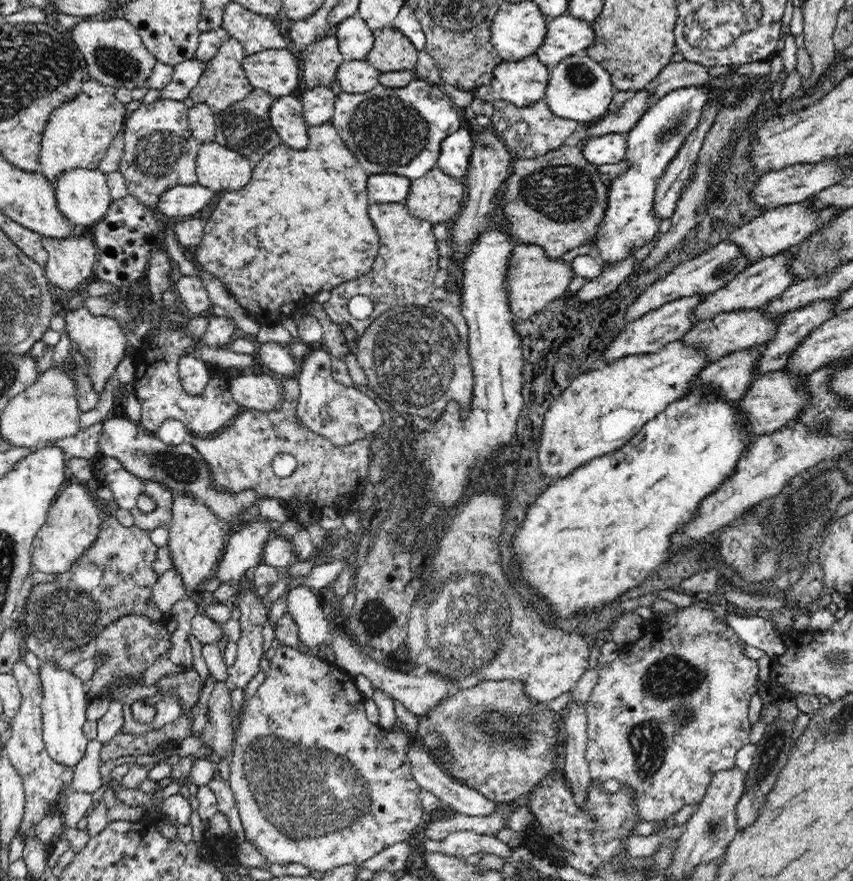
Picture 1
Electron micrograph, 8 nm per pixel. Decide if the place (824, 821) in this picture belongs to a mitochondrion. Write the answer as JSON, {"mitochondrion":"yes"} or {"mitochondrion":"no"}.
{"mitochondrion":"no"}

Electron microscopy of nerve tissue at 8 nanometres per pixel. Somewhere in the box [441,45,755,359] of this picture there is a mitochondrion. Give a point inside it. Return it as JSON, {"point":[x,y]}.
{"point":[561,192]}

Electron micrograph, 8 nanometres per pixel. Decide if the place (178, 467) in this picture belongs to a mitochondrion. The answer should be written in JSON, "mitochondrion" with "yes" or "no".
{"mitochondrion":"yes"}

